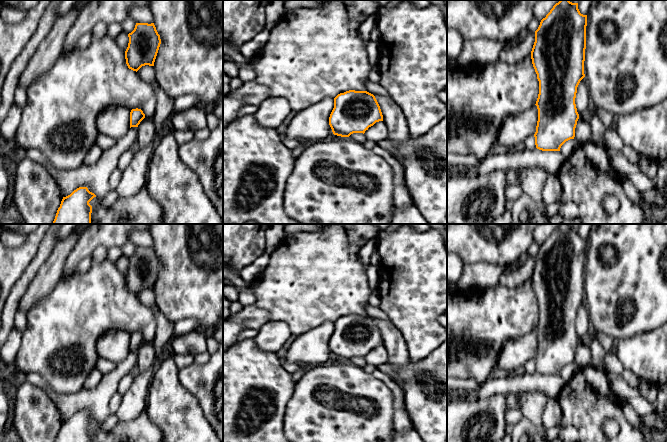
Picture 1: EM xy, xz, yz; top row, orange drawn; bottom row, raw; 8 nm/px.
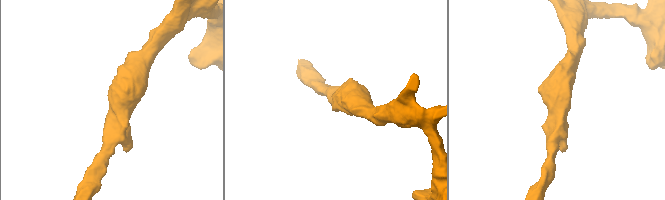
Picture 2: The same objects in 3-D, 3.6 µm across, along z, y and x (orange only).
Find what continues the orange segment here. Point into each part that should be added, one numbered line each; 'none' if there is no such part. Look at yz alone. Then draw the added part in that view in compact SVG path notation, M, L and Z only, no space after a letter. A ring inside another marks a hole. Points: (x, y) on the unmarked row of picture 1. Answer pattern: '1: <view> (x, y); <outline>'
none

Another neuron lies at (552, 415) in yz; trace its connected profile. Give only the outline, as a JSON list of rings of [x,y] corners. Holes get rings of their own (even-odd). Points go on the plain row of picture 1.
[[[549,398],[542,416],[544,427],[546,429],[558,427],[561,418],[562,412],[557,398]]]

